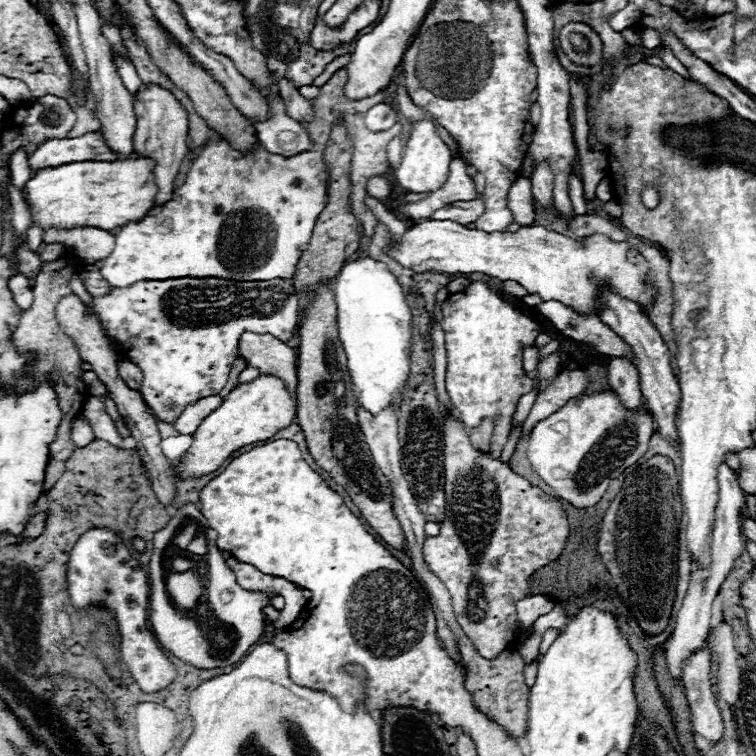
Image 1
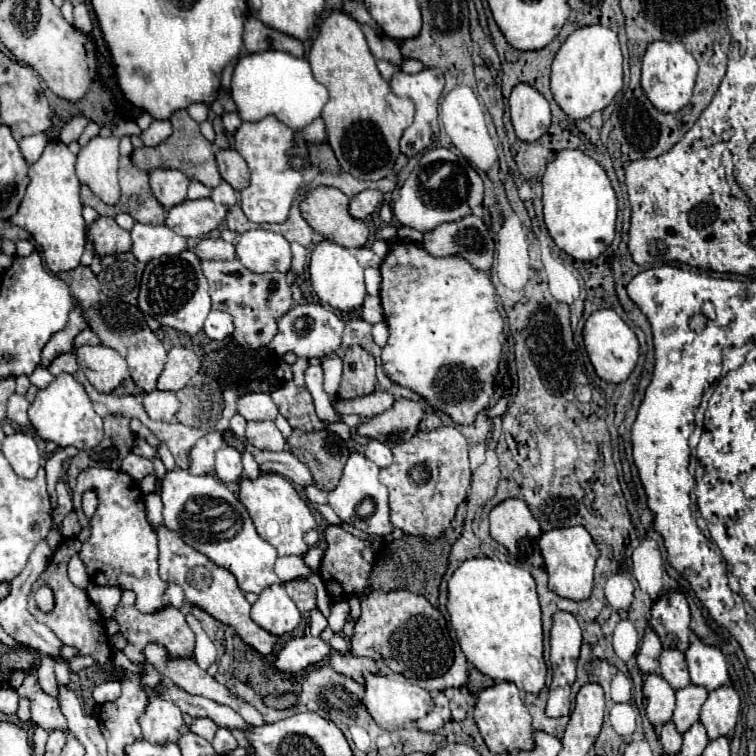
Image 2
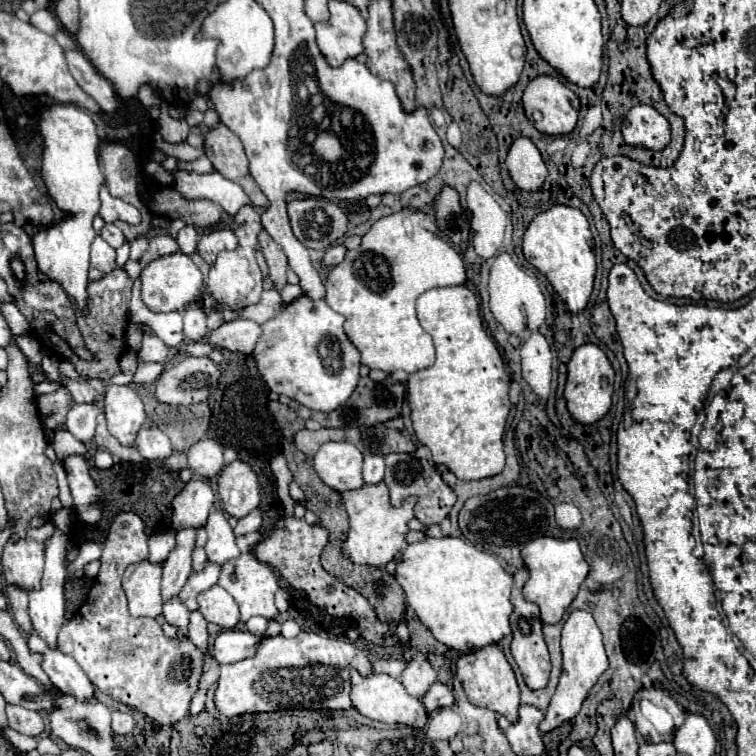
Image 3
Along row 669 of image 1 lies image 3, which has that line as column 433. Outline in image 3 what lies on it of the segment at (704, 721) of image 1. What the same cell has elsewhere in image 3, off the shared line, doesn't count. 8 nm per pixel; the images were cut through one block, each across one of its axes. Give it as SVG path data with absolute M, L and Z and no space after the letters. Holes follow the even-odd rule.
M436 681L428 690L428 694L422 698L428 713L442 707L451 706L454 704L454 696L450 686L440 684Z

